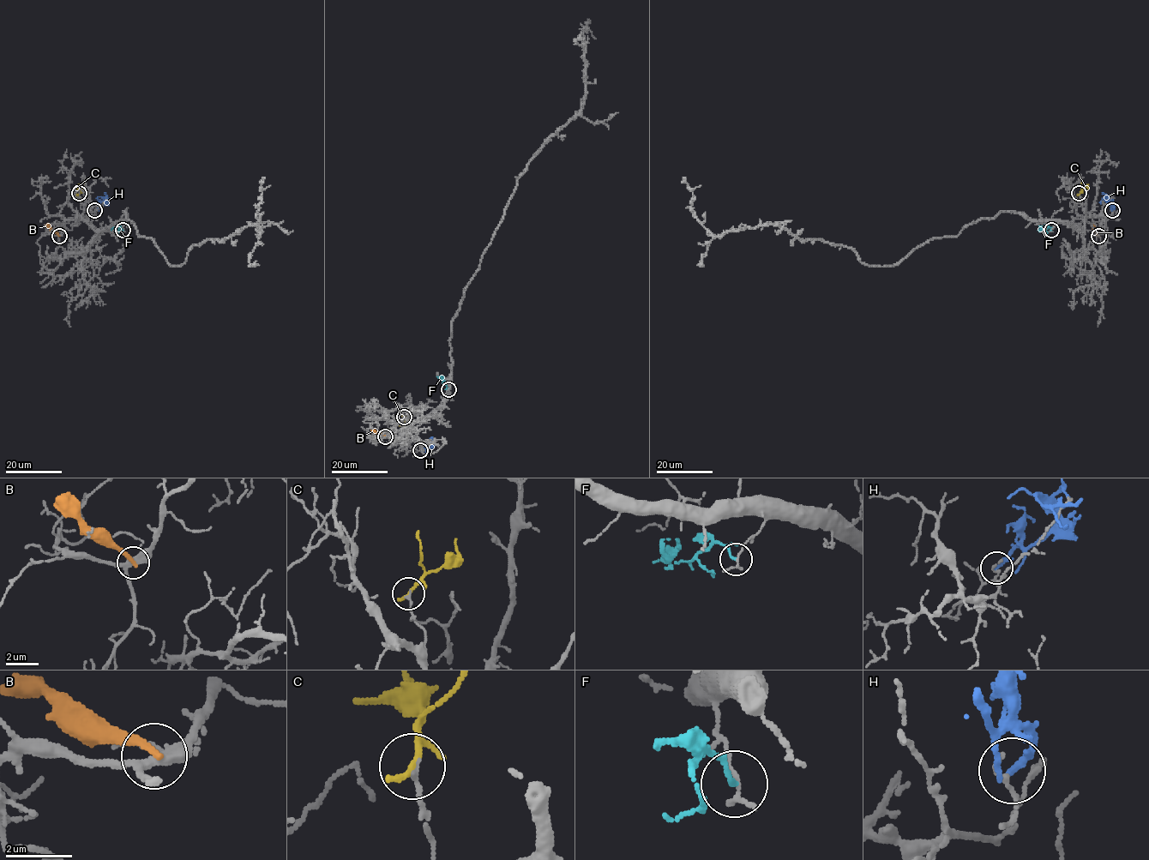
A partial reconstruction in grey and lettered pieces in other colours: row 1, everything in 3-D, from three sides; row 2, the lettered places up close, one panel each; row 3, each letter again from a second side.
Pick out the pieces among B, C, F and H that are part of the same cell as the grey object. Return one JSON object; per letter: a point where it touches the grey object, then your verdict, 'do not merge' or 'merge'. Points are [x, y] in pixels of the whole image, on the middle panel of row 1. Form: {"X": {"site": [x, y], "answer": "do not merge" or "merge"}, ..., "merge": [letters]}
{"B": {"site": [385, 436], "answer": "do not merge"}, "C": {"site": [404, 417], "answer": "do not merge"}, "F": {"site": [448, 389], "answer": "do not merge"}, "H": {"site": [420, 450], "answer": "do not merge"}, "merge": []}

